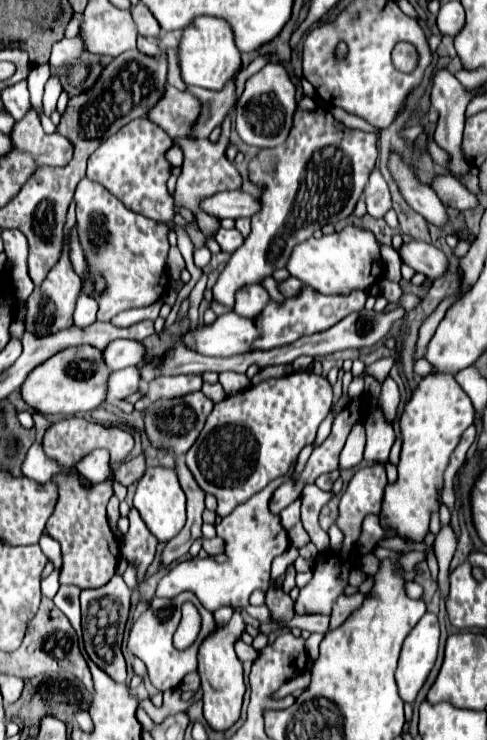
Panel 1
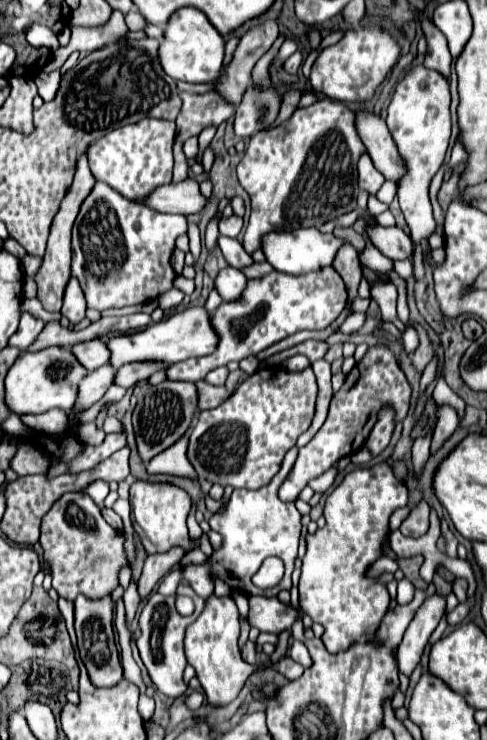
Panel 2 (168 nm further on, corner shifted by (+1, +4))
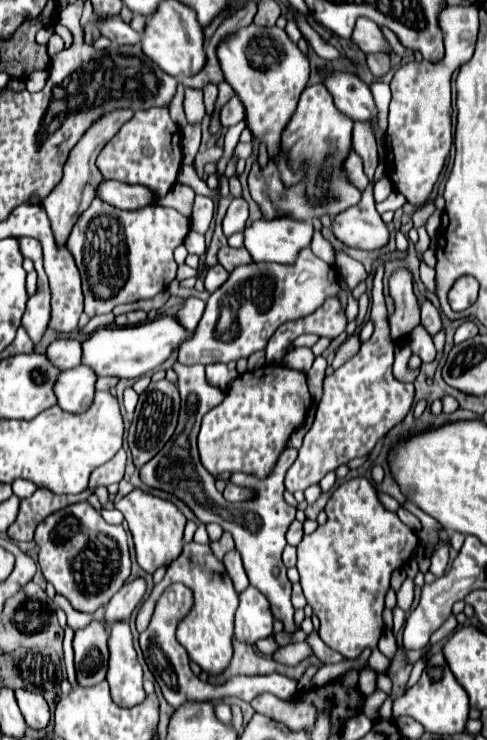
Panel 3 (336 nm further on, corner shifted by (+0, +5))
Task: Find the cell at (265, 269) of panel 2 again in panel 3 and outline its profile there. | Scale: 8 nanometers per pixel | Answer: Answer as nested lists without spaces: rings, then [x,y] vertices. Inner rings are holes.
[[[222,247],[218,251],[218,261],[224,265],[228,271],[234,271],[240,265],[252,263],[252,255],[248,255],[246,249],[232,249],[232,247]]]

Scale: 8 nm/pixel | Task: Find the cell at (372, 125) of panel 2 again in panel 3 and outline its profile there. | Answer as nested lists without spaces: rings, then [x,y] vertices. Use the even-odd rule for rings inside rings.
[[[340,71],[328,73],[322,83],[328,87],[336,107],[344,115],[348,115],[352,121],[362,121],[372,127],[378,151],[384,155],[384,131],[378,127],[378,109],[368,85],[364,85],[356,75]]]

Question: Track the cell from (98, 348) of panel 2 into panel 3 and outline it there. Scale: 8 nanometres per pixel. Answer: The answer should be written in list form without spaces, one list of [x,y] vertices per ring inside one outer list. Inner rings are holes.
[[[66,337],[66,339],[56,339],[48,349],[46,355],[58,369],[74,369],[82,363],[82,341]]]

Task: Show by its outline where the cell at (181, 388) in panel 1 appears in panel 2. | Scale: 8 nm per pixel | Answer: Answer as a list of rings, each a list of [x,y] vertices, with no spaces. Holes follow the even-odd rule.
[[[325,266],[323,270],[315,270],[303,276],[291,276],[273,270],[263,278],[249,280],[243,294],[235,302],[223,302],[217,310],[211,312],[211,324],[219,334],[219,346],[215,348],[215,352],[203,358],[187,358],[183,362],[175,362],[167,368],[167,376],[171,380],[197,382],[205,378],[205,374],[211,372],[213,368],[227,366],[231,360],[239,362],[251,354],[259,354],[261,350],[299,330],[327,328],[341,314],[345,304],[347,304],[345,282],[331,266]]]

